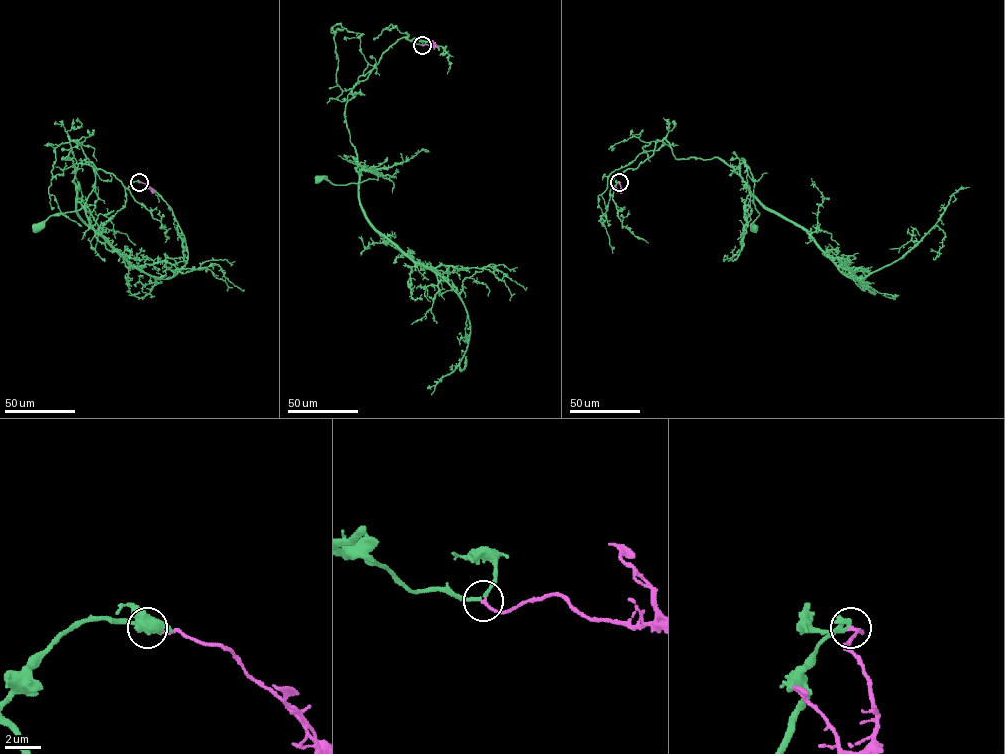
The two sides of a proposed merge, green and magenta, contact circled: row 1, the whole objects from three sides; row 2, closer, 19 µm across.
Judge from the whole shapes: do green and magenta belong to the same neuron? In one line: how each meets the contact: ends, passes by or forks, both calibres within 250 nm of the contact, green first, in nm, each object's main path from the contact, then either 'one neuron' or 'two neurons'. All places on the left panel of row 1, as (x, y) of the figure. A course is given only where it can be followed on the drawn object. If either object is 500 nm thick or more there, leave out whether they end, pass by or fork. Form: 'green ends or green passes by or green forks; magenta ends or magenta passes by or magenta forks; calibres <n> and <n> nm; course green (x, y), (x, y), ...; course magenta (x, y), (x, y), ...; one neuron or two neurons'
green passes by; magenta ends; calibres 170 and 170 nm; course green (139, 182), (125, 187), (69, 139), (62, 158), (75, 173), (90, 165), (95, 185), (80, 209), (36, 227); course magenta (139, 182), (152, 191), (149, 186); one neuron

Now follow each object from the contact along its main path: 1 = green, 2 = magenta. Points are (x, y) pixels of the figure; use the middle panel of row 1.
1: (422, 44), (405, 37), (392, 44), (345, 105), (357, 164), (377, 180), (319, 180)
2: (422, 45), (434, 46), (431, 40)

